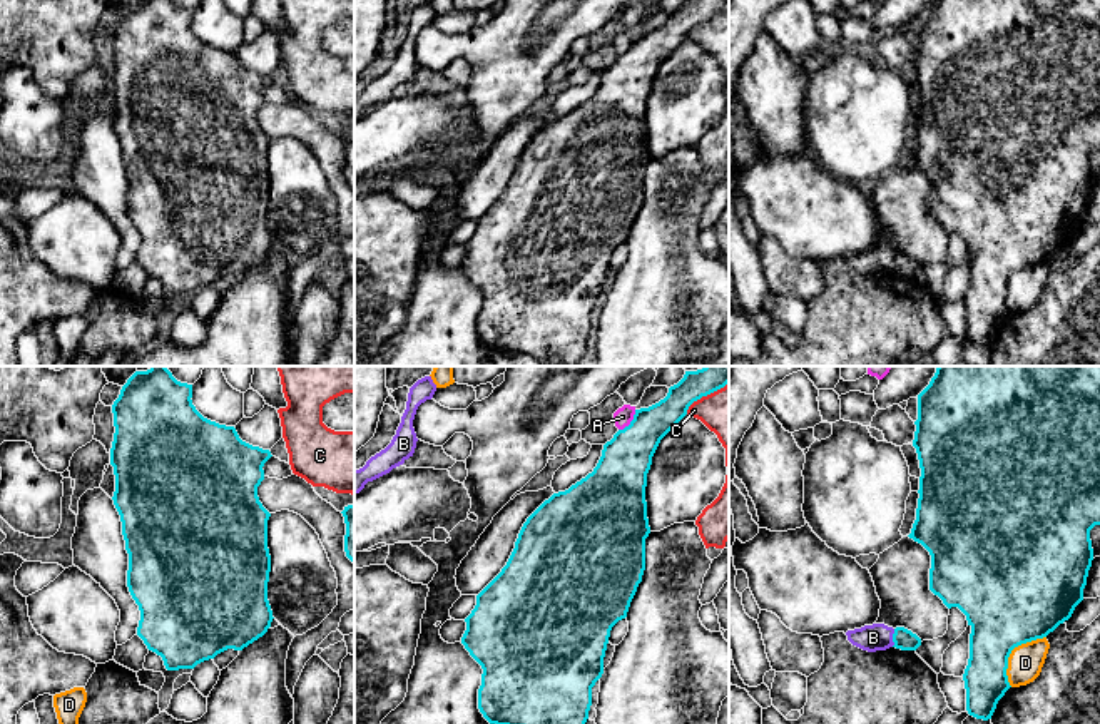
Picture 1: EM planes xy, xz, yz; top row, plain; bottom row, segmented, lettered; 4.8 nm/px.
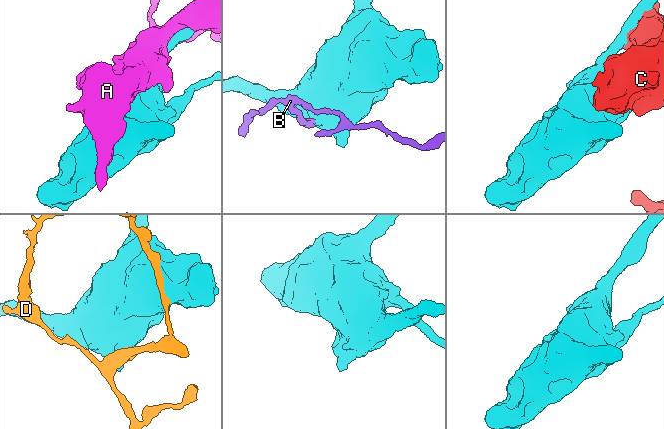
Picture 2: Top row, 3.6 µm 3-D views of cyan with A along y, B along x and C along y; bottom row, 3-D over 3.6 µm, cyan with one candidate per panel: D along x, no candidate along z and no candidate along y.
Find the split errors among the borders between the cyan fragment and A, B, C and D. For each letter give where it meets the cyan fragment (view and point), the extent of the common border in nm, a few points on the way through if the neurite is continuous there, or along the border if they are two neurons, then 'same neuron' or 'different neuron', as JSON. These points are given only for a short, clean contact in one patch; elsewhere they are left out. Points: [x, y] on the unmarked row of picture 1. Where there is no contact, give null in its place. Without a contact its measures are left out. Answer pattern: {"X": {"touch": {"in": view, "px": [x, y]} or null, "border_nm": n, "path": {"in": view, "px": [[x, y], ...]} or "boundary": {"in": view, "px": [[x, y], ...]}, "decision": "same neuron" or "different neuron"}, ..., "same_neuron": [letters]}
{"A": {"touch": {"in": "xz", "px": [631, 47]}, "border_nm": 130, "decision": "different neuron"}, "B": {"touch": {"in": "yz", "px": [893, 263]}, "border_nm": 90, "boundary": {"in": "yz", "px": [[895, 254], [891, 271]]}, "decision": "different neuron"}, "C": {"touch": {"in": "xz", "px": [704, 20]}, "border_nm": 260, "decision": "different neuron"}, "D": {"touch": {"in": "yz", "px": [1010, 278]}, "border_nm": 300, "decision": "different neuron"}, "same_neuron": []}

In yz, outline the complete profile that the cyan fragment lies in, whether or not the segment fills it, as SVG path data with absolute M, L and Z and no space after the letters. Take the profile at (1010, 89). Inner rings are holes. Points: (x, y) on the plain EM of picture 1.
M934 0L918 20L918 45L913 72L921 102L916 145L911 159L931 181L929 216L951 234L958 232L971 252L970 284L963 299L966 336L976 344L991 344L998 326L1011 313L1006 294L1011 276L1043 264L1068 246L1083 226L1088 196L1093 186L1090 156L1100 150L1100 0Z

